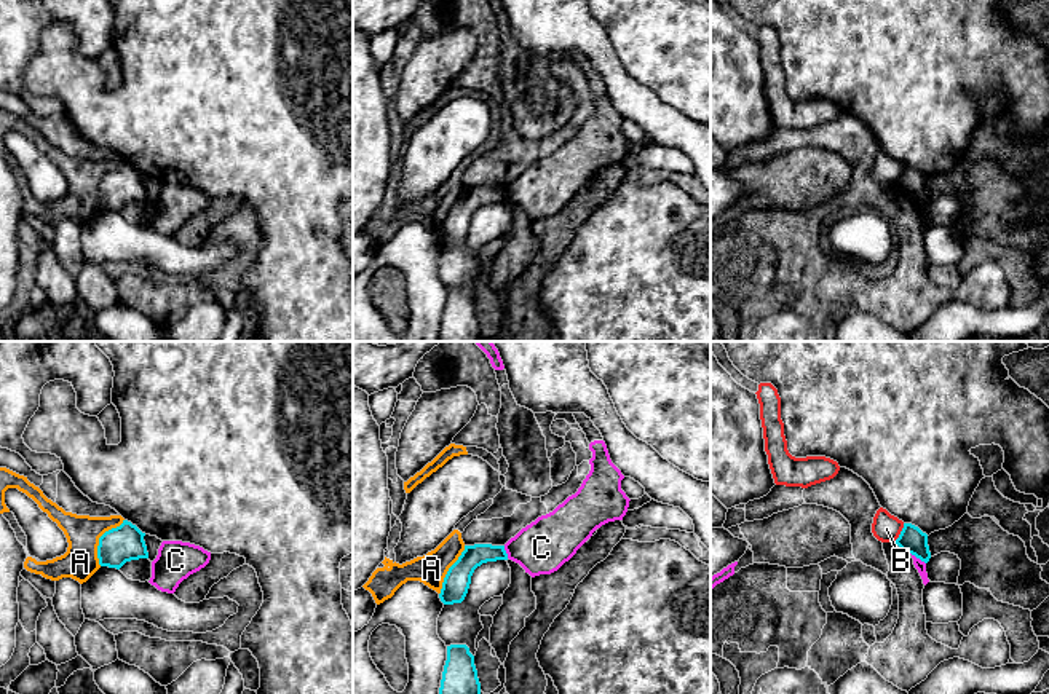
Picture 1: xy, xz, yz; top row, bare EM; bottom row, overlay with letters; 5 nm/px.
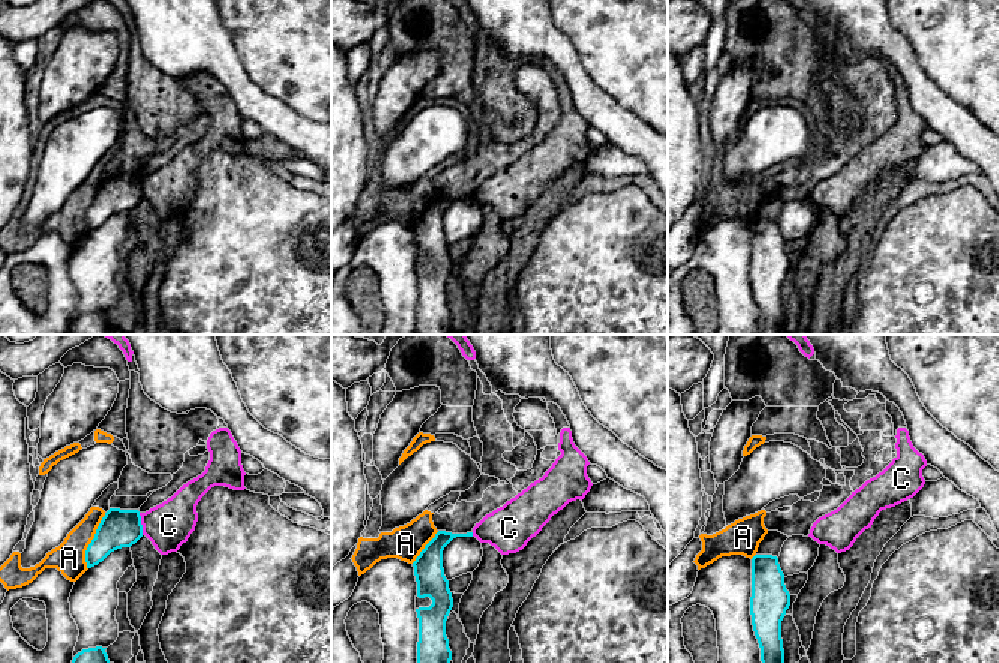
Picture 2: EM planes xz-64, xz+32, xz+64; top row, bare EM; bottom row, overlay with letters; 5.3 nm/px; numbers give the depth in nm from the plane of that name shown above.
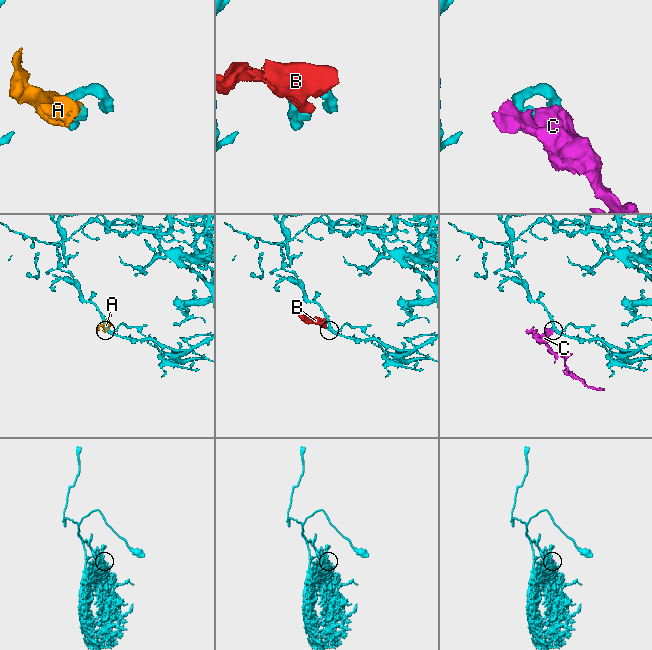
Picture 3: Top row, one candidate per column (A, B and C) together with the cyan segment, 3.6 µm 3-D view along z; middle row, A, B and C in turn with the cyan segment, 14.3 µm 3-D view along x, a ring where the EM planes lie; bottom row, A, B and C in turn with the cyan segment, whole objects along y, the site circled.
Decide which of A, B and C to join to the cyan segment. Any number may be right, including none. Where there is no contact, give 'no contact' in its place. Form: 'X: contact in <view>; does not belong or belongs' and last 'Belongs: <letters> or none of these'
A: contact in xy; does not belong
B: contact in yz; does not belong
C: contact in yz; does not belong
Belongs: none of these

